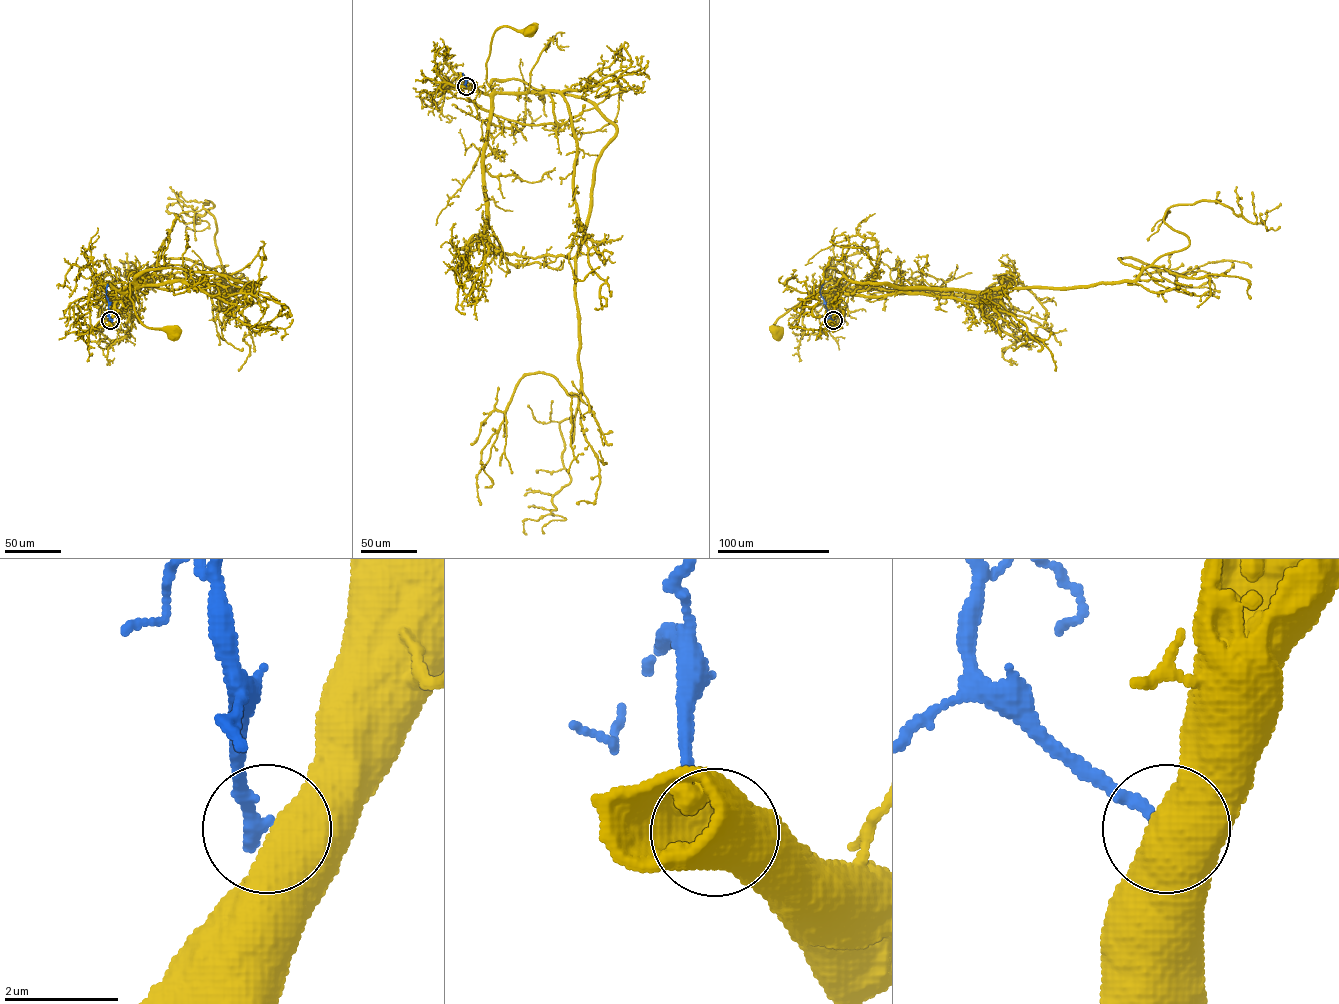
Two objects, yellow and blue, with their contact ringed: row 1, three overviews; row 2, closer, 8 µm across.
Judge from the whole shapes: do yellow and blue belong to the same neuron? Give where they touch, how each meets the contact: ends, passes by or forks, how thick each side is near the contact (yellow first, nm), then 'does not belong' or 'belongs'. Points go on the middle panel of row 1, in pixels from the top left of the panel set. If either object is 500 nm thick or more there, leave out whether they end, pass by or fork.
(466, 86) | 750/260 nm | does not belong

